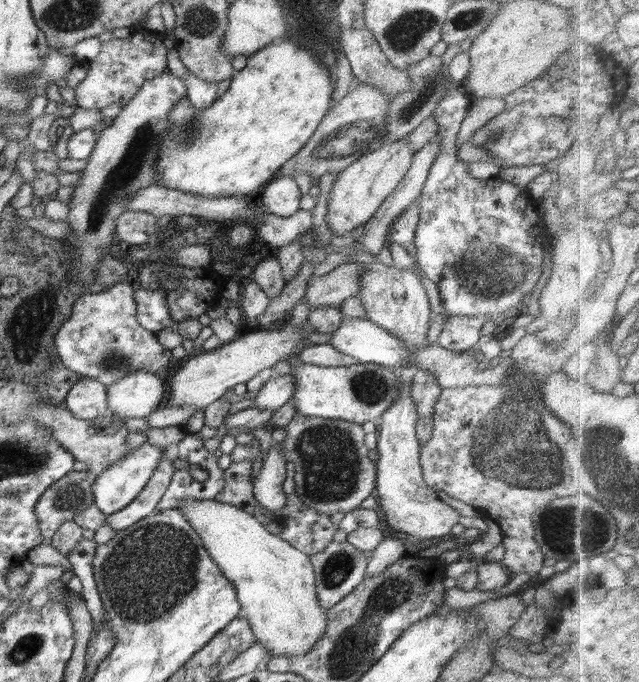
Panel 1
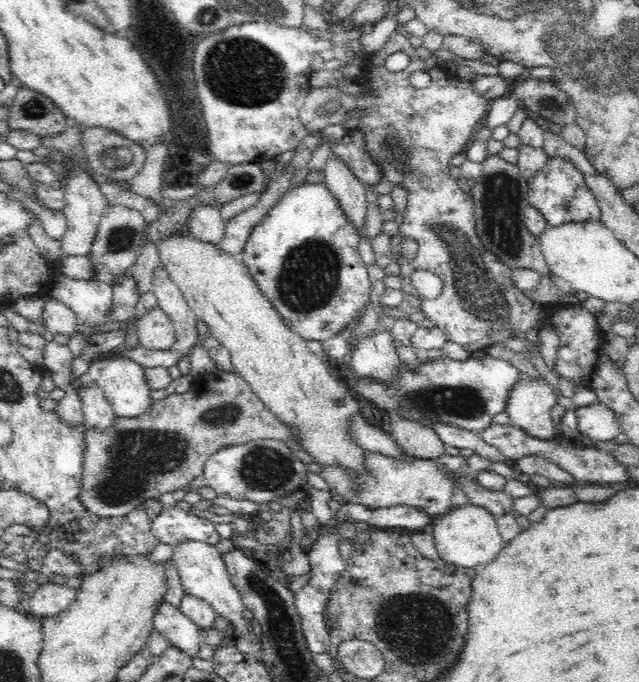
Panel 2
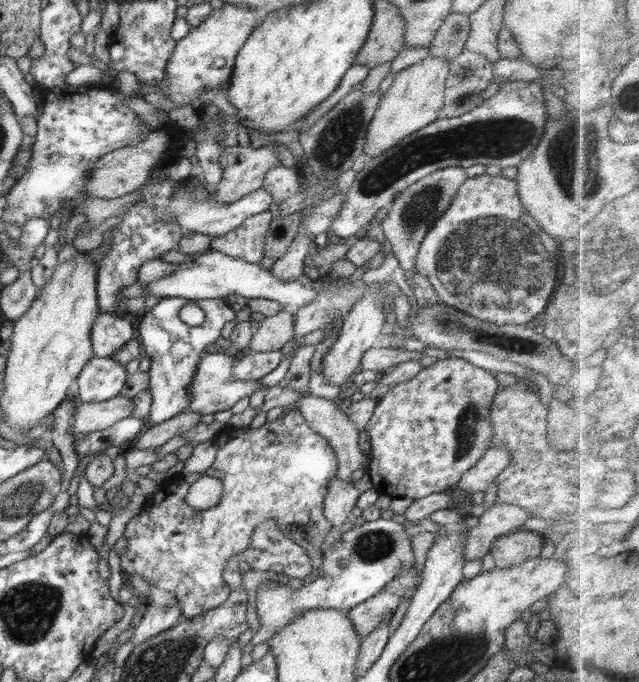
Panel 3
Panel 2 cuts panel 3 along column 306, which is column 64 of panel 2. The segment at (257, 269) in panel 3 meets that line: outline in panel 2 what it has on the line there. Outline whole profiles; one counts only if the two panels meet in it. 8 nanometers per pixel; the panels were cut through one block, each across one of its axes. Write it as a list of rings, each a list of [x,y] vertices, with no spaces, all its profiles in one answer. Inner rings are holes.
[[[56,274],[52,280],[49,295],[65,304],[77,314],[78,320],[86,326],[108,324],[112,310],[113,285],[97,280],[74,280]]]

